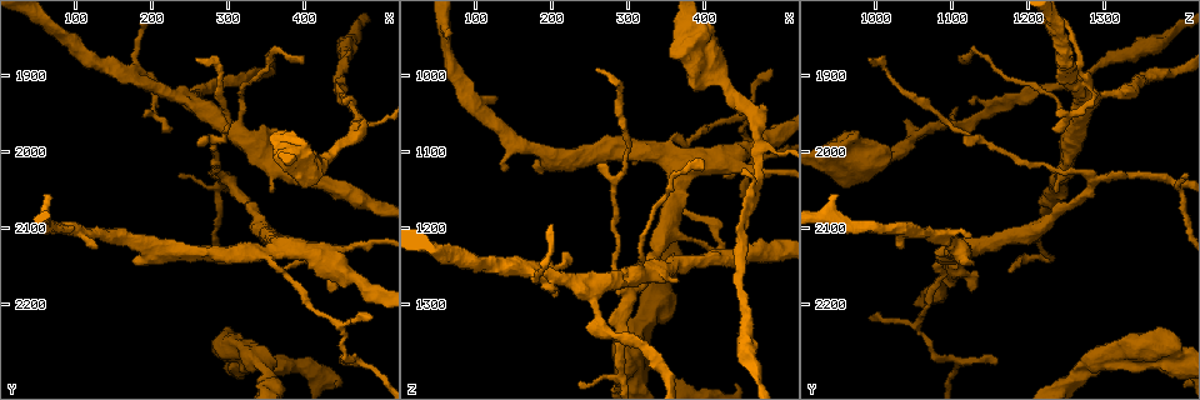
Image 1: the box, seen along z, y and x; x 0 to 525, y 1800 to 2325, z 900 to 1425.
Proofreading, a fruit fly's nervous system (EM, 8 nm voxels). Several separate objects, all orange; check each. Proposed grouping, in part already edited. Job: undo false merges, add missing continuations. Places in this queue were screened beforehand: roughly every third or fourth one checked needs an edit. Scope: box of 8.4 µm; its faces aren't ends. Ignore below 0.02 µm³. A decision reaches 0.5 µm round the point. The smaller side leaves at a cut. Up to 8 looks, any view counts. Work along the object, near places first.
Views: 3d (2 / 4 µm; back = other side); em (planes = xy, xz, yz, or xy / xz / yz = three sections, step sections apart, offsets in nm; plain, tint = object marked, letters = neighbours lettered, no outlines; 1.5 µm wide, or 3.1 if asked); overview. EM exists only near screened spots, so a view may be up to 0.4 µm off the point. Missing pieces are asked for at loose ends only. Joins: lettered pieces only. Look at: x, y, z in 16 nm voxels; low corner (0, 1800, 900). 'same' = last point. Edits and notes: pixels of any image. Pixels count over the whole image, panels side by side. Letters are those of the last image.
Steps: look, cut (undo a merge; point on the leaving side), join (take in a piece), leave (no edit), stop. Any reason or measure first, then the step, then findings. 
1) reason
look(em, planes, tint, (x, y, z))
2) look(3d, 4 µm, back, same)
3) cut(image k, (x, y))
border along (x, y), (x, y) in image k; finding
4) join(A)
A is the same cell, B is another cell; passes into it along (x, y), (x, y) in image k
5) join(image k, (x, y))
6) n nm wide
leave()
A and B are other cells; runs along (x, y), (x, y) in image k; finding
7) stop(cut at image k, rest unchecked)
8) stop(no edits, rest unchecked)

an open end
look(em, planes, tint, (290, 2240, 1395))

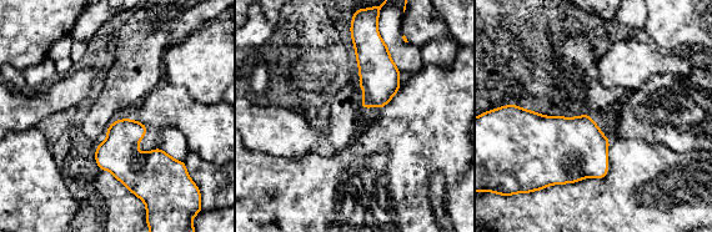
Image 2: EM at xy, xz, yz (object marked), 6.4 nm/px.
what lies round it
look(em, planes, letters, same)

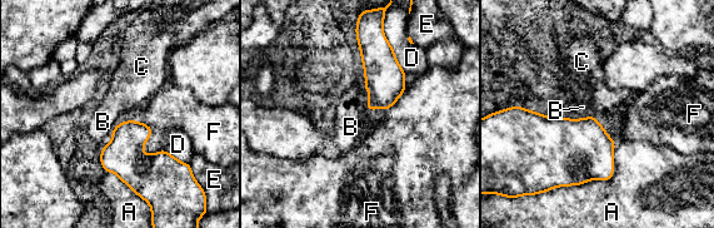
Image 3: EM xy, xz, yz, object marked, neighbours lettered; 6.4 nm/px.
A touches over 500 nm
leave()
A, B, C, D, E and F are other cells; border along (363, 85), (368, 93), (367, 109) in image 3; none of them fits

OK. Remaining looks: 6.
a narrow waist
look(em, xy, step 8, tint, (250, 1935, 1280))

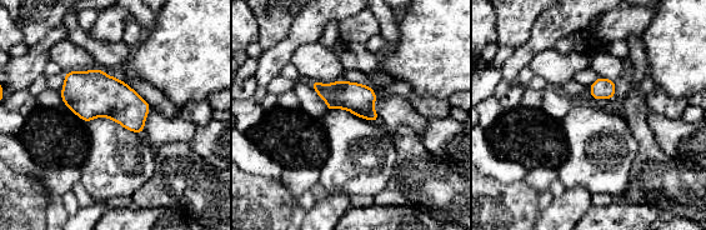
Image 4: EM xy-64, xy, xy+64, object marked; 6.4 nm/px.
look(em, planes, letters, same)

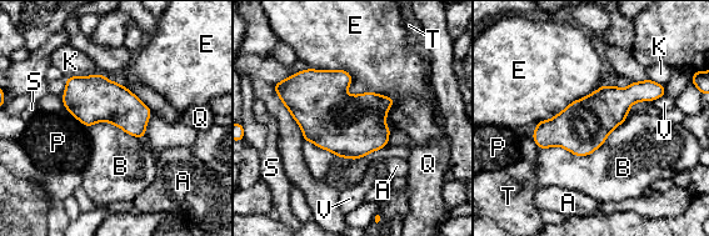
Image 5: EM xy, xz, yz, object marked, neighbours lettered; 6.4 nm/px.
E touches over 650 nm
leave()
A, B, E, K, P, Q, S, T and V are other cells; runs along (660, 90), (535, 136) in image 5; all the same cell

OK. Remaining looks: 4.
tapers out
look(em, yz, step 8, letters, (490, 2220, 990))

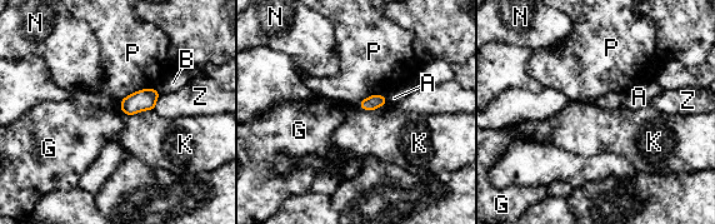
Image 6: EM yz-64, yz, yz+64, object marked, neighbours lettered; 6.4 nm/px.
cut it another way
look(em, planes, letters, same)

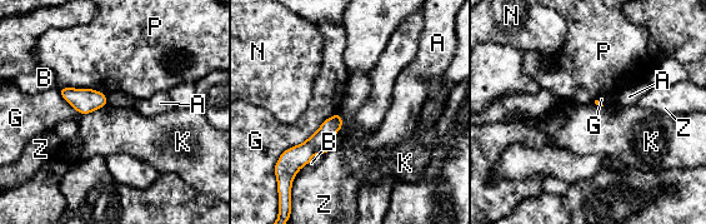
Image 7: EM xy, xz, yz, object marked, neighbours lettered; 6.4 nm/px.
leave()
A, B, G, K, N, P and Z are other cells; runs along (338, 119), (303, 154), (293, 158) in image 7; no lettered piece goes on from it

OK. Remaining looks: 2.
stop(no edits, rest unchecked)

